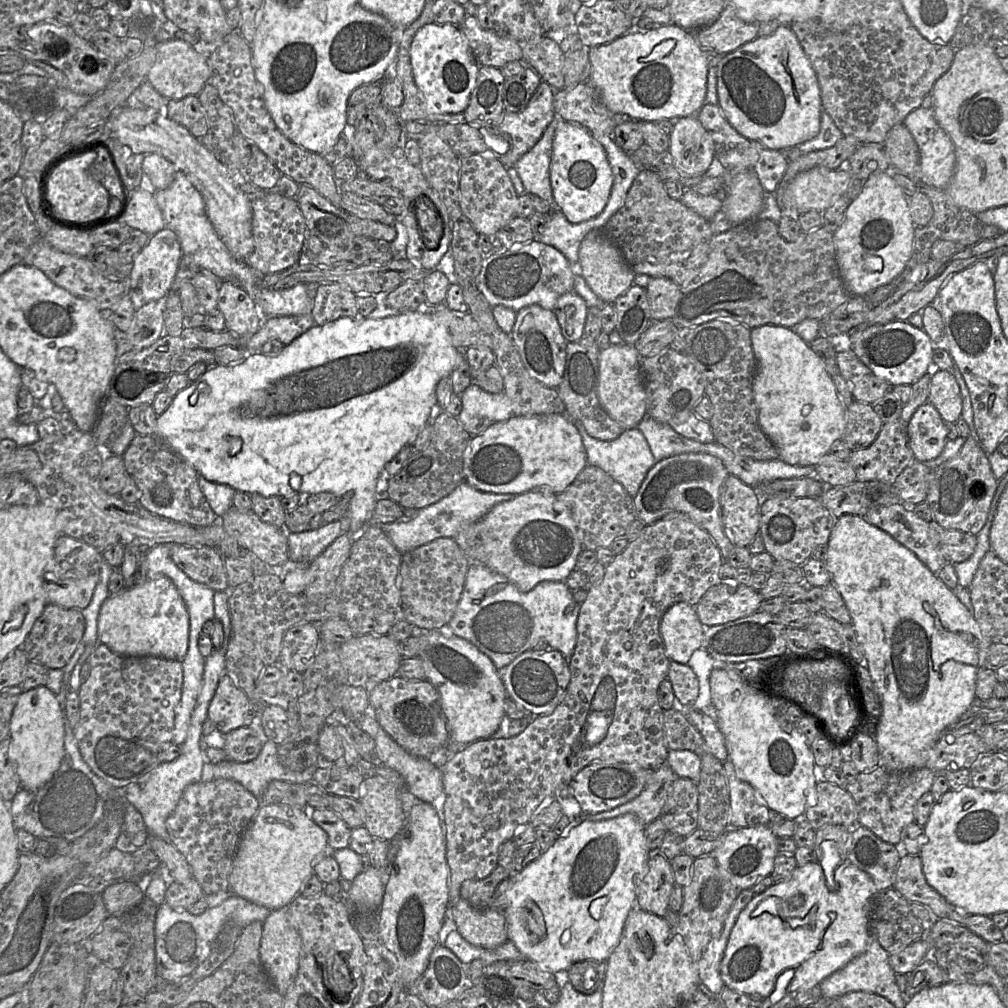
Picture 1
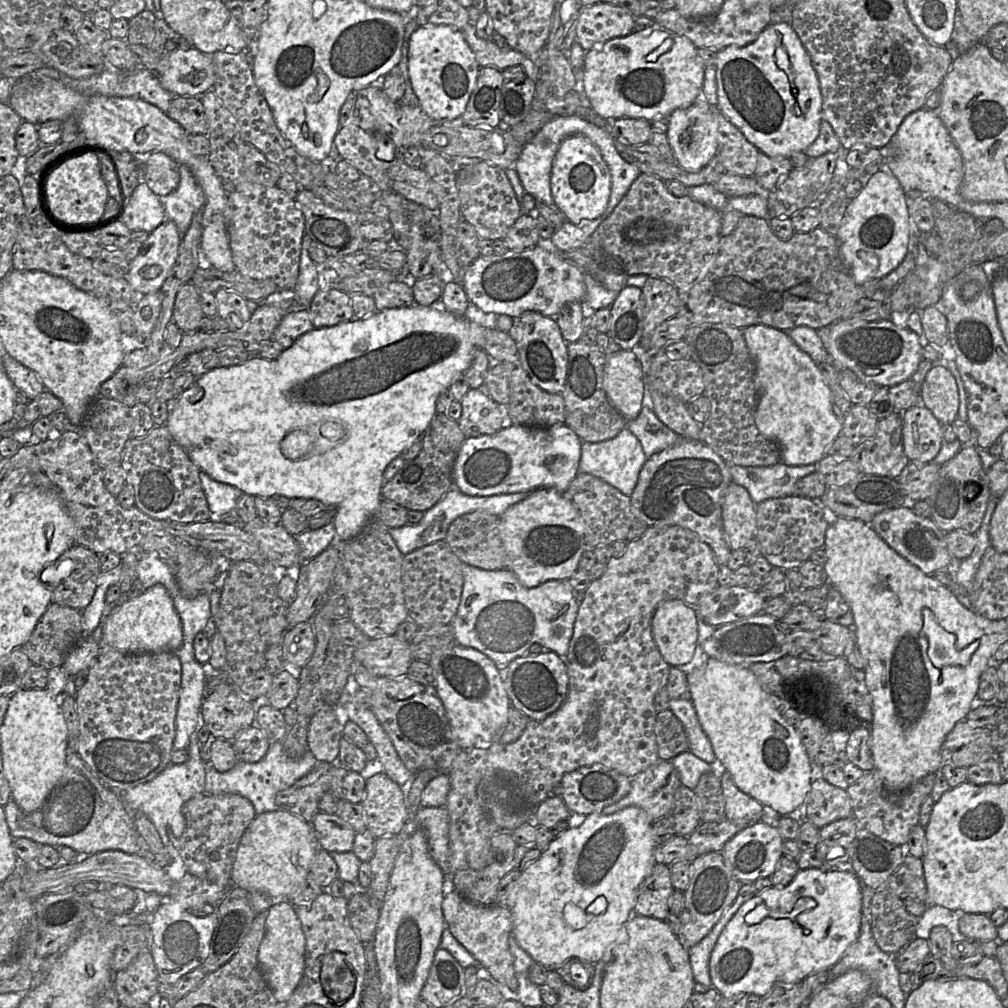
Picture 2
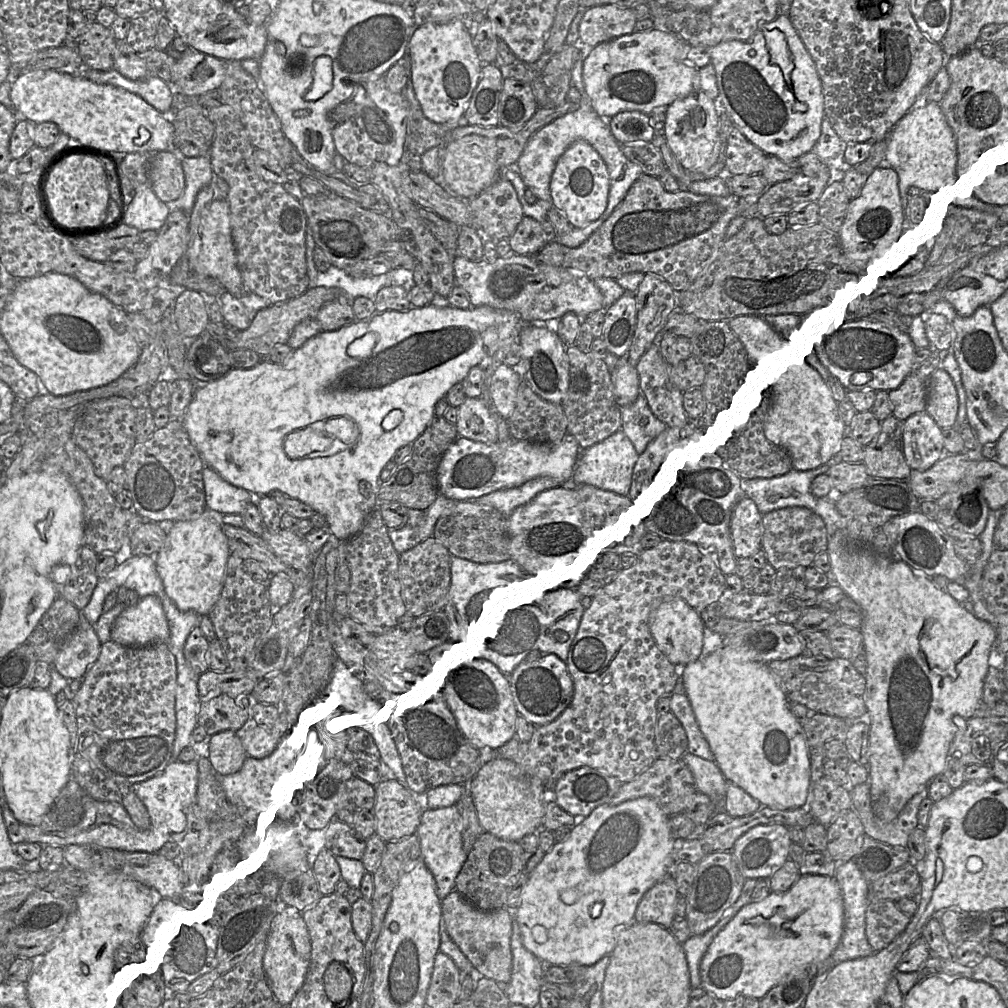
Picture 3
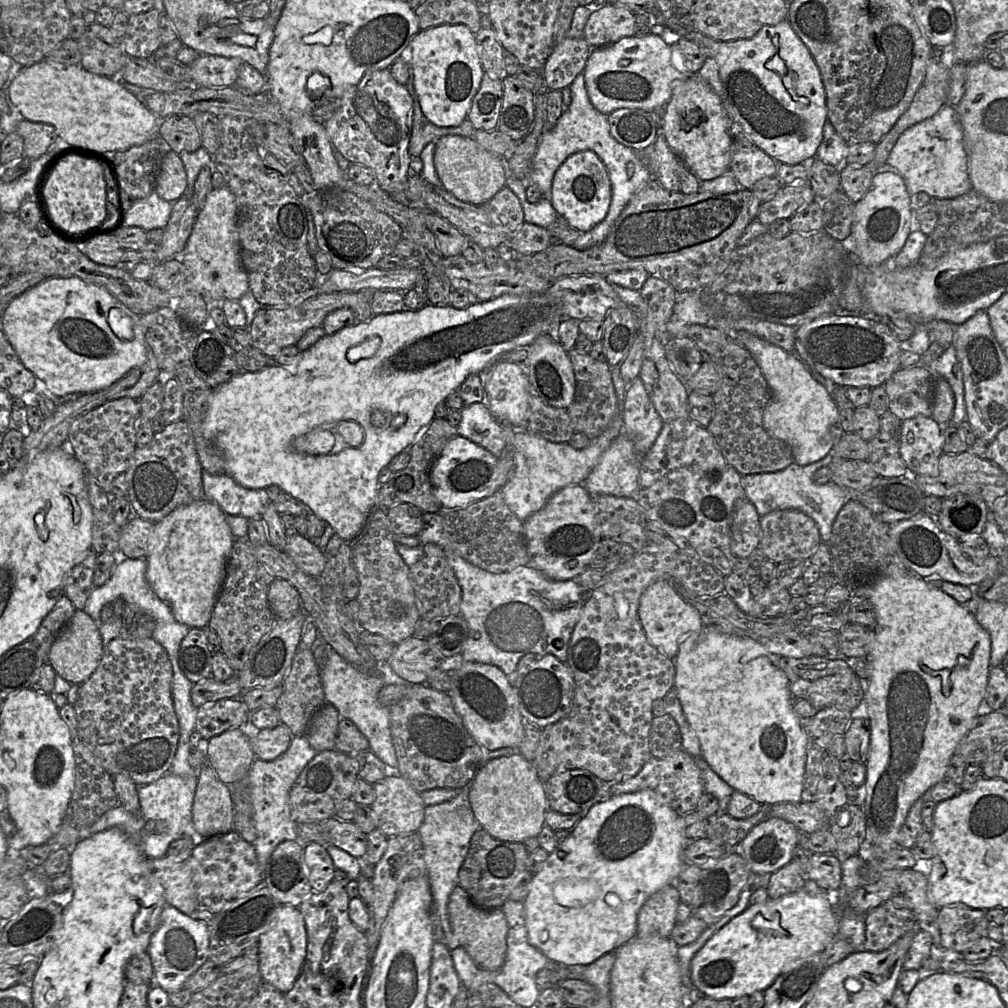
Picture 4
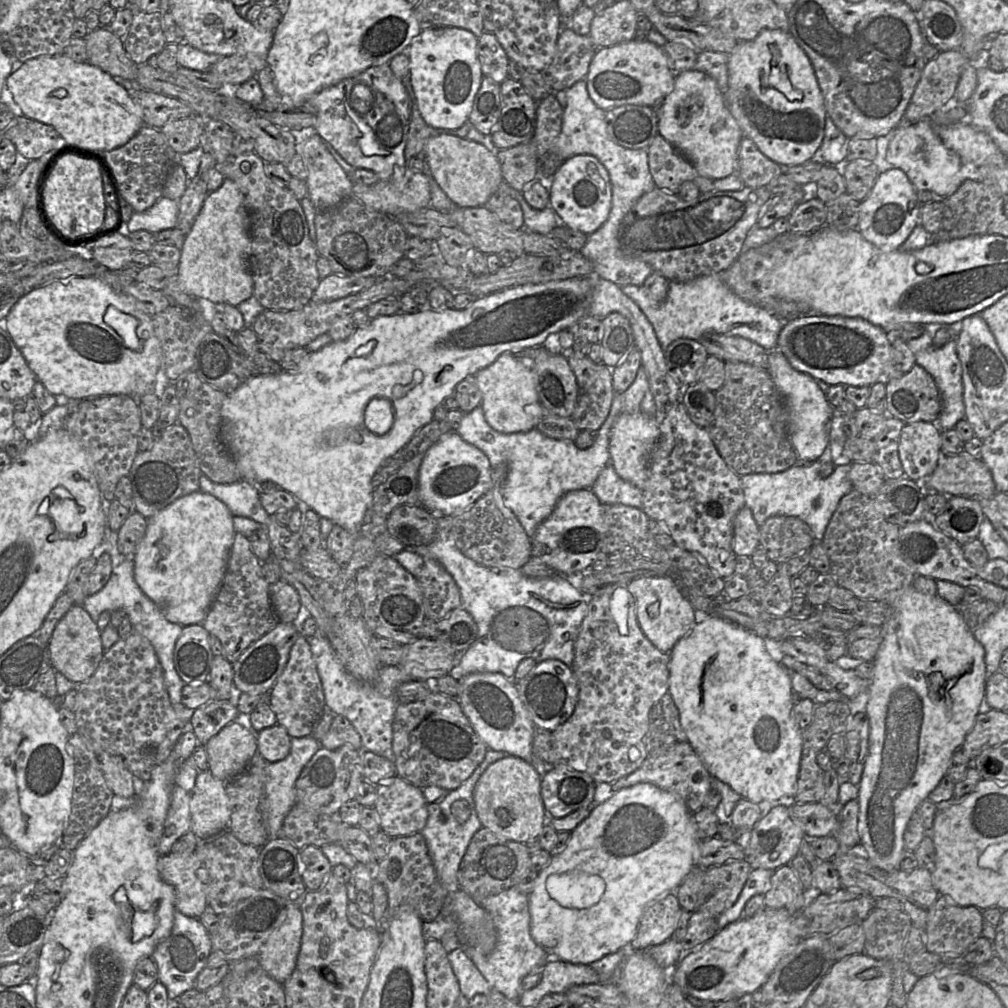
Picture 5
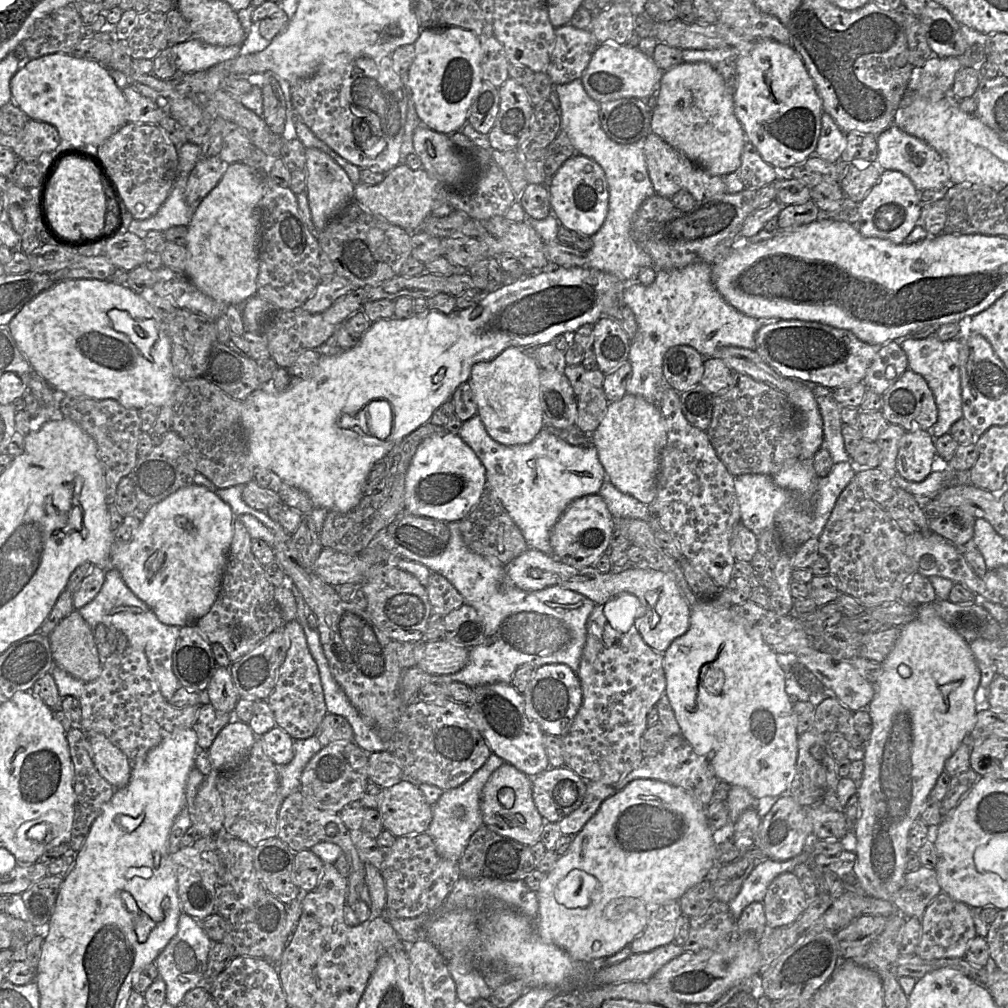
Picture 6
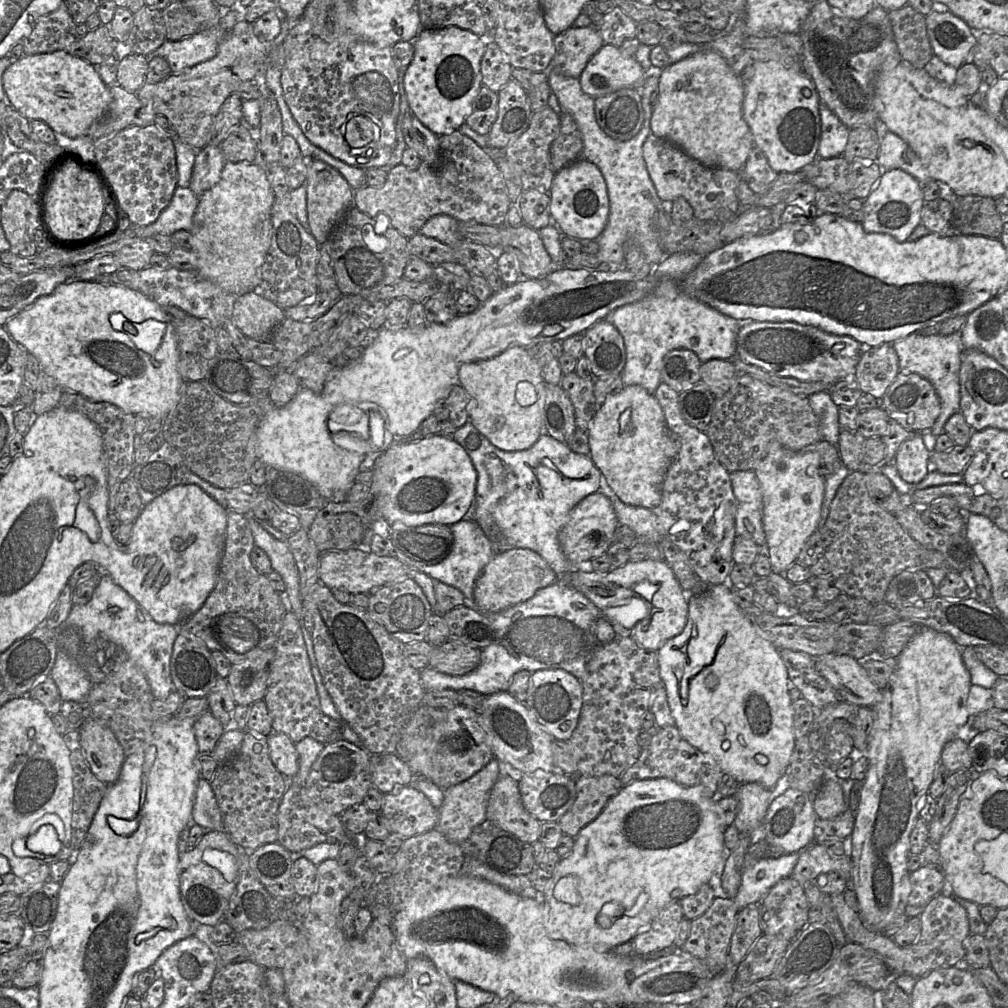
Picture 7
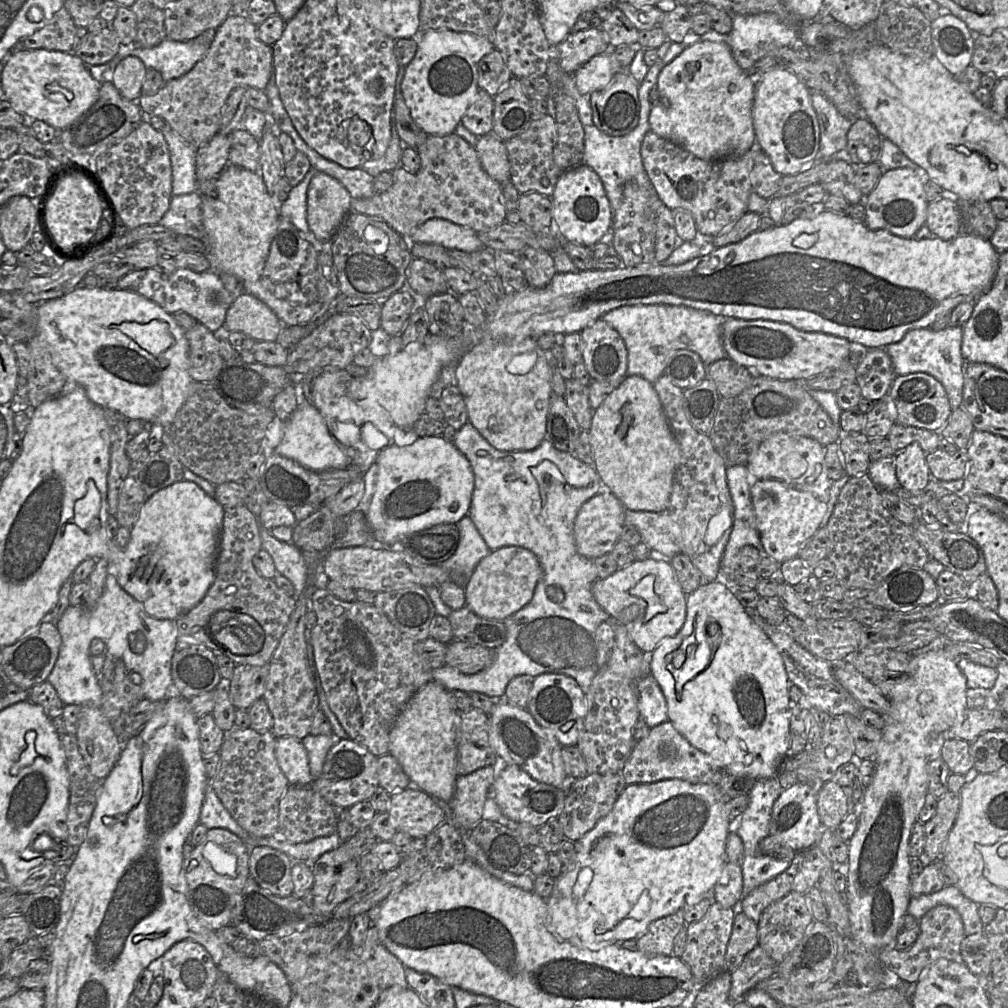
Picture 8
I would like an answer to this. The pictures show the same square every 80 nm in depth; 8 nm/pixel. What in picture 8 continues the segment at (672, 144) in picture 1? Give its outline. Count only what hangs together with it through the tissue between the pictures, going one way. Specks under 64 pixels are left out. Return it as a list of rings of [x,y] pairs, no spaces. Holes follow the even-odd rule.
[[[691,42],[679,56],[663,67],[658,76],[658,99],[649,114],[650,131],[703,160],[717,161],[740,157],[756,141],[752,119],[755,84],[748,71],[736,63],[726,42]]]

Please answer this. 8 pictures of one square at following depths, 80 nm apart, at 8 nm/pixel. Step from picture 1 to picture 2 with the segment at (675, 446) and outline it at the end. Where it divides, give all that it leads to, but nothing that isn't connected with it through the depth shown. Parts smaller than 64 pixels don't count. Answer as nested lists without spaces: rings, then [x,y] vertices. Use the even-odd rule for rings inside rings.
[[[648,403],[635,419],[627,421],[626,428],[639,439],[647,459],[682,438],[659,420]]]

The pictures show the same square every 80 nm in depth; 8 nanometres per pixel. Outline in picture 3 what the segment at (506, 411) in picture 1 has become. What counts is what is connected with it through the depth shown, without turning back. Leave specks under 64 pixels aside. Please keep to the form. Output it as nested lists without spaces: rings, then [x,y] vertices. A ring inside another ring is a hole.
[[[480,397],[465,398],[458,408],[455,426],[460,437],[489,445],[498,441],[496,420]]]

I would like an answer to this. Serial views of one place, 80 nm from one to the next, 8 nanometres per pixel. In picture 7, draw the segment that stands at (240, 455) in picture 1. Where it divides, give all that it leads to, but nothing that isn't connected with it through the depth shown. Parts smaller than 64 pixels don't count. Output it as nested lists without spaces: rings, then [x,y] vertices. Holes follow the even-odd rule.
[[[556,268],[544,278],[521,278],[512,285],[505,285],[473,313],[457,315],[448,323],[431,323],[416,329],[407,326],[400,329],[382,327],[359,360],[345,367],[335,367],[328,375],[322,392],[300,388],[289,403],[283,407],[273,407],[263,417],[256,432],[257,459],[266,466],[302,476],[330,502],[346,500],[360,472],[360,465],[368,454],[346,450],[334,442],[328,420],[335,407],[352,405],[365,413],[368,410],[380,410],[387,418],[387,429],[394,435],[394,440],[412,436],[419,430],[423,420],[432,414],[436,402],[445,400],[448,390],[458,384],[458,370],[462,364],[492,358],[512,346],[529,347],[539,342],[563,341],[577,333],[584,333],[616,308],[645,298],[656,285],[654,270],[647,277],[638,277],[627,269],[597,271]]]

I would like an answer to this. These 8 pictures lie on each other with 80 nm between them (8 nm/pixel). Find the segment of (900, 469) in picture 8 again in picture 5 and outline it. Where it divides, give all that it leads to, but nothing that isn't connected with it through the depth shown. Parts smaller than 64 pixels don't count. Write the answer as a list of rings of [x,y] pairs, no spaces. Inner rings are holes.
[[[919,421],[904,424],[899,442],[899,459],[904,476],[924,480],[938,466],[941,433],[937,423]]]

